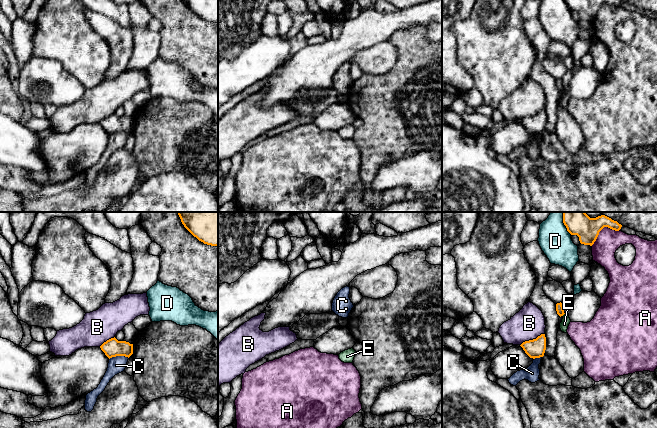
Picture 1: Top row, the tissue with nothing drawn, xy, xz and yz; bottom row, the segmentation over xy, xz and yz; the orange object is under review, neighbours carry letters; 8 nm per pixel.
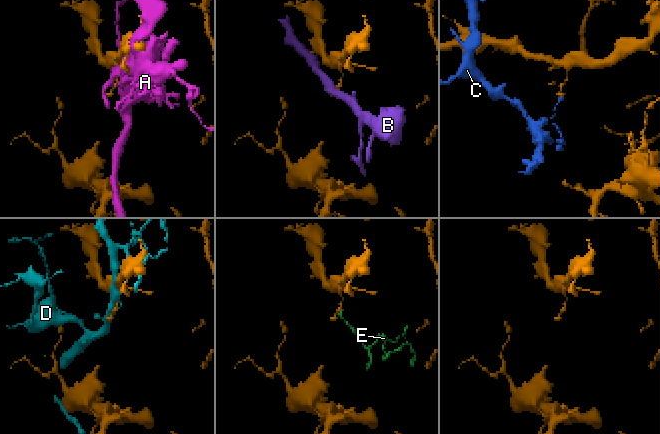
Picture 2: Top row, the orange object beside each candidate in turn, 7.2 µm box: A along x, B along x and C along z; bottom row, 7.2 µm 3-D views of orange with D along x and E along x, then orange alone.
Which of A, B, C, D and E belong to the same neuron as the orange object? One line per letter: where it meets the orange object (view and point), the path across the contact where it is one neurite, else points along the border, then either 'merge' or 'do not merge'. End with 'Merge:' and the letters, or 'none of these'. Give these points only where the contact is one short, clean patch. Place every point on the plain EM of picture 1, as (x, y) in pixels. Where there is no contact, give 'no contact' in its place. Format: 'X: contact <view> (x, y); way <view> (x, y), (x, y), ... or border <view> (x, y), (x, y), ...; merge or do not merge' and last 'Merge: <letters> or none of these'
A: contact yz (602, 4); do not merge
B: contact yz (531, 116); do not merge
C: contact xy (118, 131); border xy (128, 133), (112, 132), (109, 135); do not merge
D: contact yz (567, 5); do not merge
E: contact yz (563, 90); border yz (565, 89), (562, 91); do not merge
Merge: none of these

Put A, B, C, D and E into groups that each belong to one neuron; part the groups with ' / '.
A / B / C / D E

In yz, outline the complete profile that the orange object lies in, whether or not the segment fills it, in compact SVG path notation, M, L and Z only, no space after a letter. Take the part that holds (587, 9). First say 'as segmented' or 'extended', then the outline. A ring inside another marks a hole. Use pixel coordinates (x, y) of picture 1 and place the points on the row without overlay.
as segmented | M564 0L571 11L577 11L581 20L592 22L596 17L599 8L608 3L619 7L621 0Z

